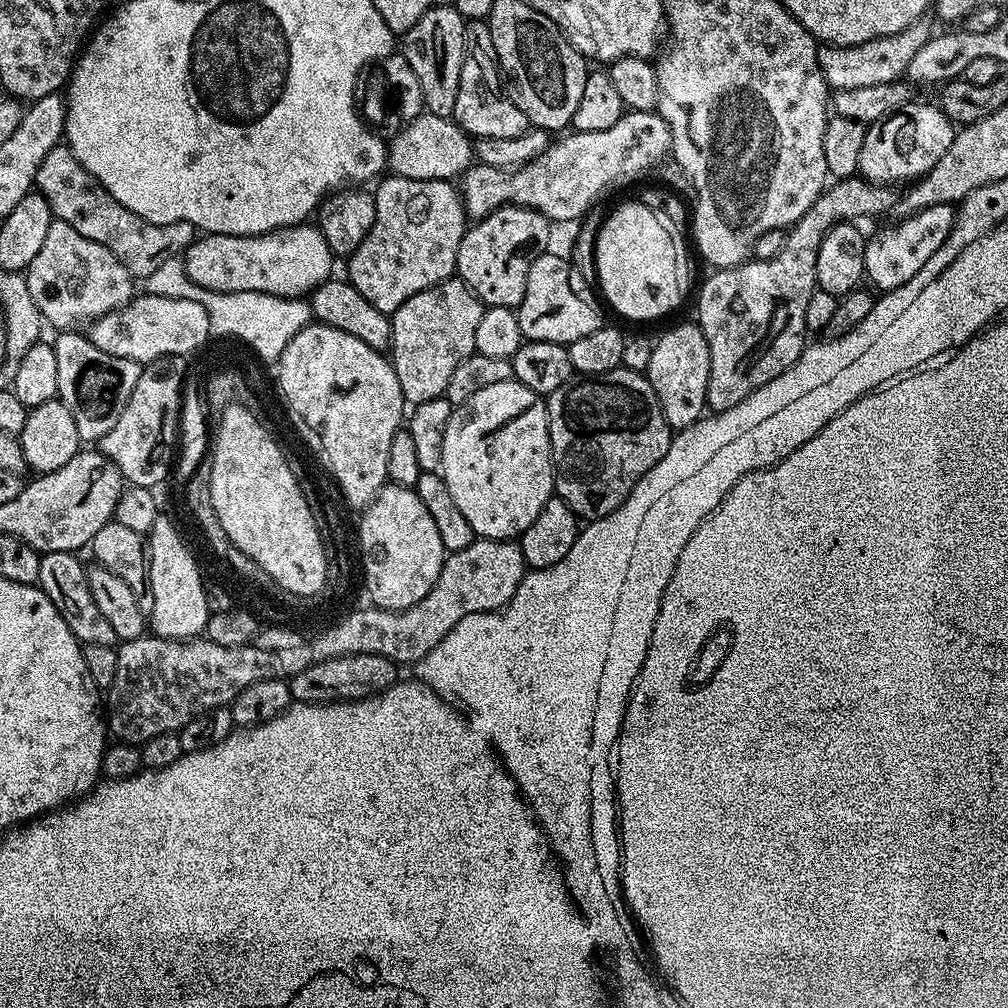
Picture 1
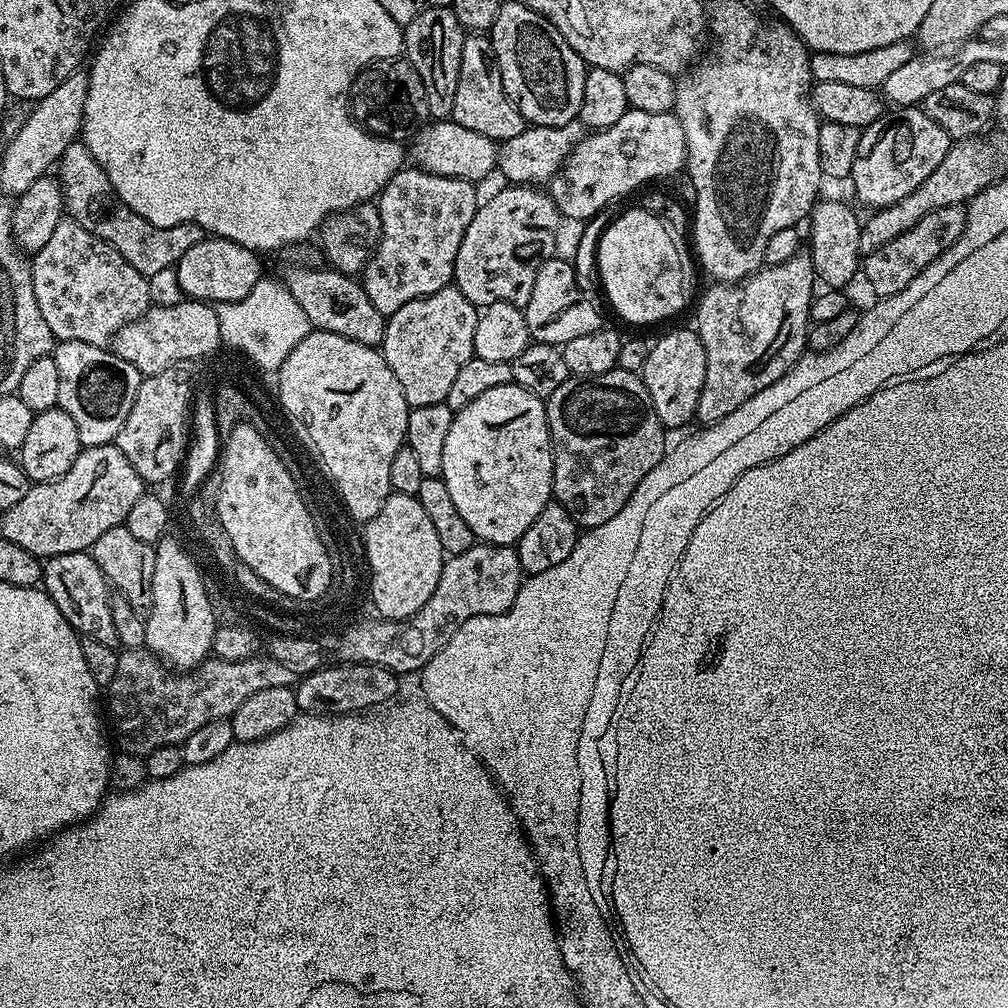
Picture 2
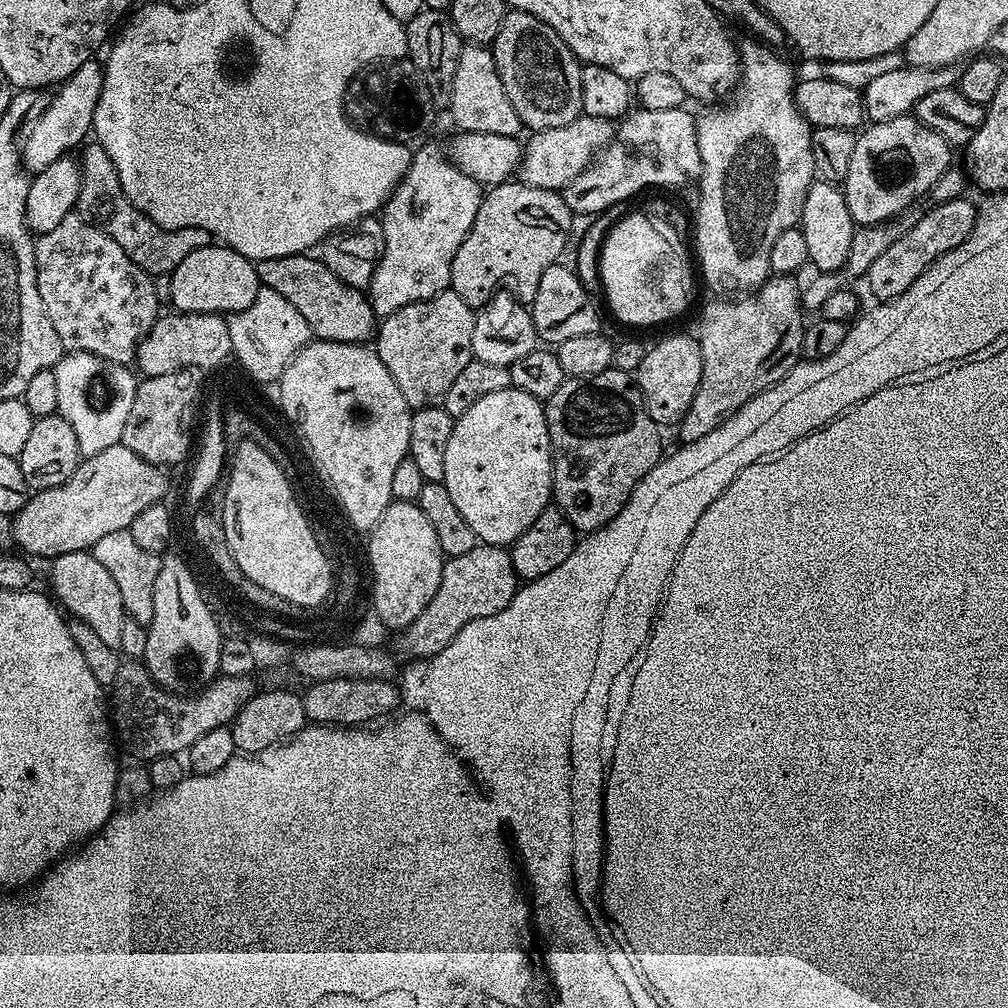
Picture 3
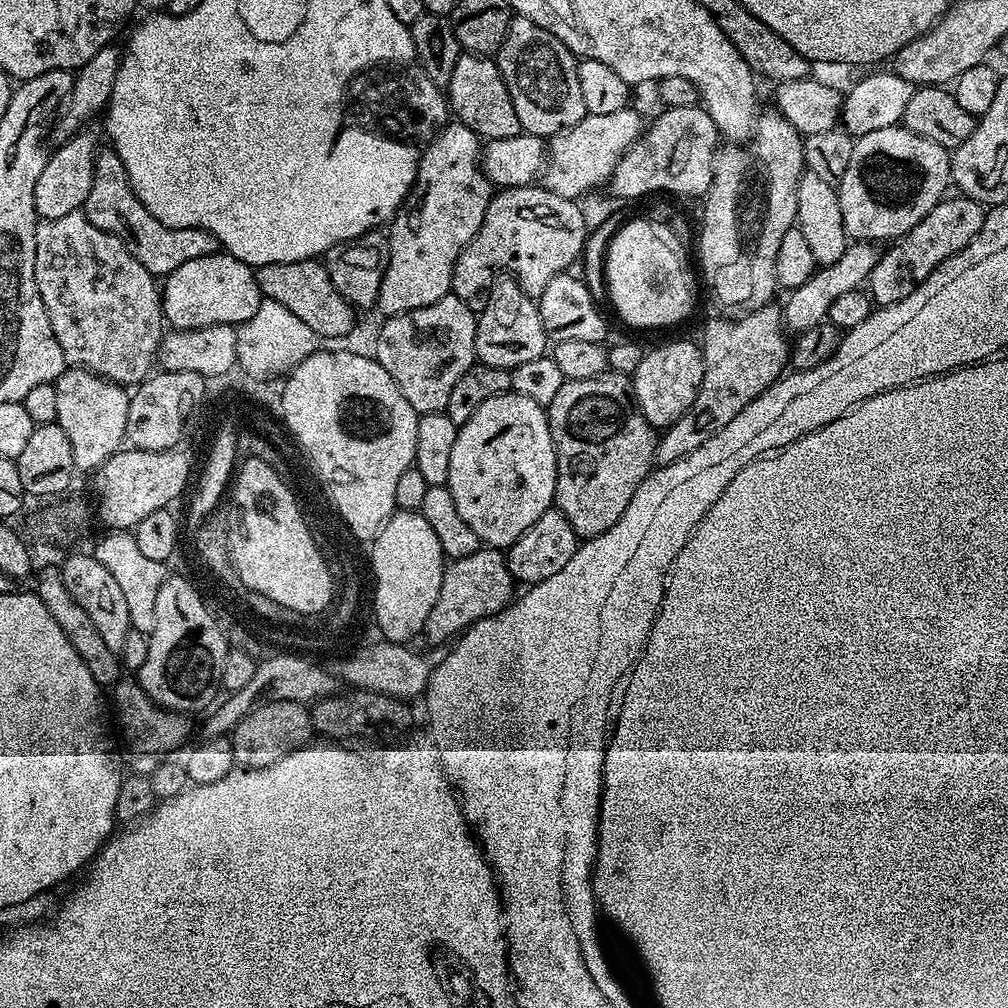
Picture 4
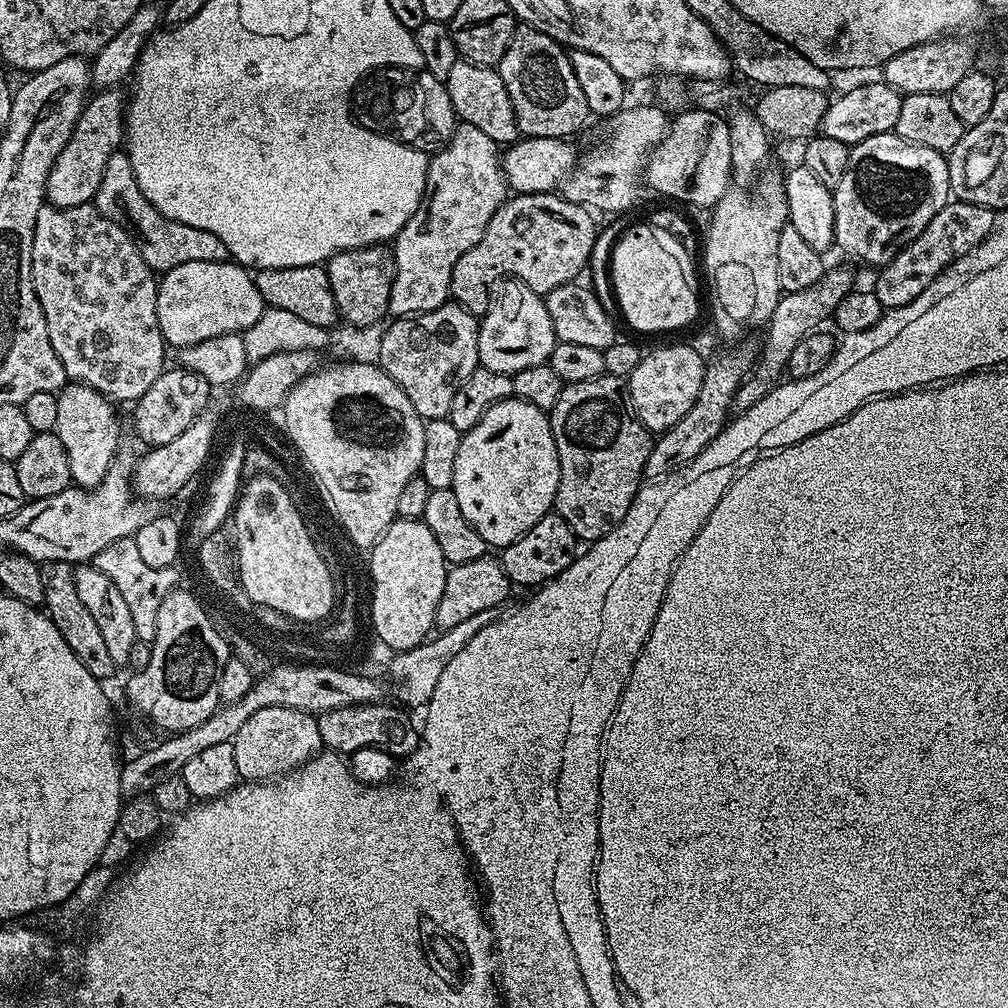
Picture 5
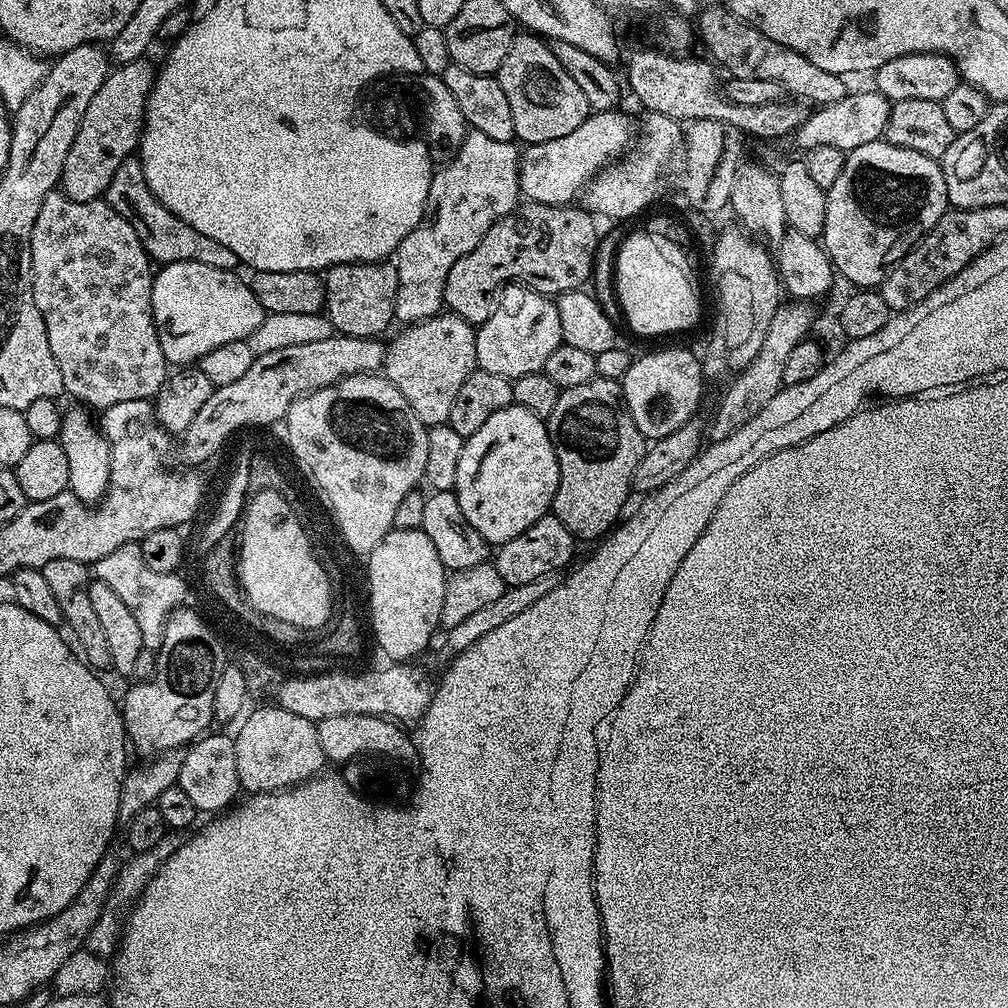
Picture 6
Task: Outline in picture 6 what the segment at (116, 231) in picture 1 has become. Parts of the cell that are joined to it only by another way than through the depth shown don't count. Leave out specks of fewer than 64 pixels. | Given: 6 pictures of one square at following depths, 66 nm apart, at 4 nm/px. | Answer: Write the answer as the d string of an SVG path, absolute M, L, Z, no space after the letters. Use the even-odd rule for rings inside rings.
M129 158L114 170L114 178L110 178L110 186L104 191L103 199L130 226L134 226L134 234L138 234L138 242L146 250L149 261L157 265L173 264L174 262L202 262L202 266L218 266L218 270L231 272L241 267L240 259L234 254L234 250L222 246L222 242L214 242L214 238L206 238L206 234L198 234L194 226L186 226L182 218L178 218L150 190L146 178L142 174L142 166L139 159Z

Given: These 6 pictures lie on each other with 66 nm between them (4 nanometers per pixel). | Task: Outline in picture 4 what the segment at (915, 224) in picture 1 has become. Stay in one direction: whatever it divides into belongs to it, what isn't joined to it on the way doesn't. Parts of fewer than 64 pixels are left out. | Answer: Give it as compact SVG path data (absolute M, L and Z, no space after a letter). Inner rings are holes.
M953 196L942 200L907 235L895 241L888 250L877 260L869 279L869 295L876 299L877 305L898 302L906 298L911 290L914 290L937 268L946 258L952 257L958 250L964 249L974 235L978 234L984 221L986 210L983 205L968 197Z

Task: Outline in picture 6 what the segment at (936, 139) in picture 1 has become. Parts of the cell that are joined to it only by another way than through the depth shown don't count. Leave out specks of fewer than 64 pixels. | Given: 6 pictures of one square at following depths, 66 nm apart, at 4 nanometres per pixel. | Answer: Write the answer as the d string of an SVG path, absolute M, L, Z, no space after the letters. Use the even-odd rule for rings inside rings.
M883 138L866 142L866 146L858 146L847 153L842 174L838 174L834 186L826 191L823 246L837 273L860 290L872 290L880 285L884 281L884 273L898 263L950 208L943 167L936 162L926 162L925 156L918 154L918 150L894 146Z

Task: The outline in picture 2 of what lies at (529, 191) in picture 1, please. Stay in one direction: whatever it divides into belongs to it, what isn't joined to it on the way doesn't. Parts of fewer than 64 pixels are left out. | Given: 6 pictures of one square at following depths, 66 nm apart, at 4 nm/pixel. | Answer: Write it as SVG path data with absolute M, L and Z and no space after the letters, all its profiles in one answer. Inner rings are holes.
M629 107L628 112L626 114L622 114L622 118L618 118L618 122L614 126L610 126L609 128L601 128L599 130L593 131L591 134L585 135L584 139L581 140L579 144L577 144L575 150L573 150L571 154L569 154L568 161L565 164L563 164L560 167L560 171L557 172L556 175L552 177L550 181L550 195L551 195L552 201L556 203L556 208L557 210L559 210L561 217L568 219L568 216L569 216L569 218L572 220L580 220L579 222L587 222L591 220L593 216L596 216L599 212L601 212L604 208L615 205L614 203L615 200L620 200L623 198L623 196L630 195L631 192L635 190L635 188L641 187L640 189L643 189L645 186L648 186L648 185L643 186L643 184L648 184L651 182L651 180L660 180L663 178L663 176L672 176L675 174L675 172L683 173L686 168L687 158L688 158L688 151L686 150L686 134L682 134L682 122L679 120L678 117L676 117L675 111L663 112L662 114L650 114L646 110L638 110L637 108Z

